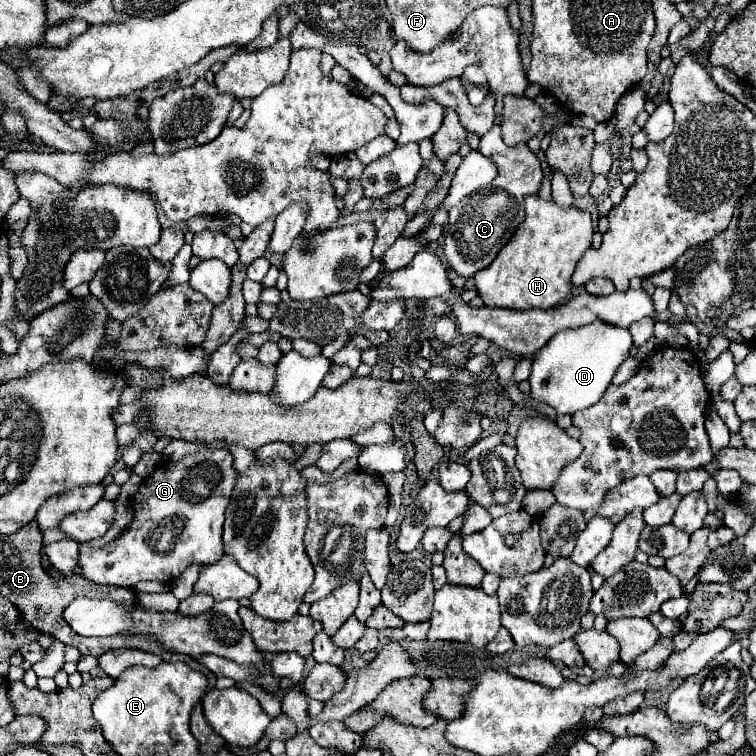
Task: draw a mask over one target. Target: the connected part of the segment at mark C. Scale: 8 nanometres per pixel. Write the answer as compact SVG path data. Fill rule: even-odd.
M495 125L485 137L481 137L479 151L499 167L499 175L491 183L491 189L461 199L449 211L443 249L445 249L447 263L461 277L473 277L477 271L485 269L493 261L493 255L501 251L501 243L507 243L517 231L517 227L523 223L525 197L537 195L543 179L541 163L535 157L535 153L527 145L515 145L515 147L505 145L501 139L499 125Z

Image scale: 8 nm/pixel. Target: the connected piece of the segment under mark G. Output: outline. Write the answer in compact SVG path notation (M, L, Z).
M205 449L197 455L189 455L177 463L167 461L165 467L157 467L143 479L139 491L133 497L133 521L115 541L113 549L85 549L81 551L83 575L99 585L133 587L139 581L175 581L191 563L209 565L223 557L223 521L233 487L237 481L237 469L233 467L233 455L227 449Z

